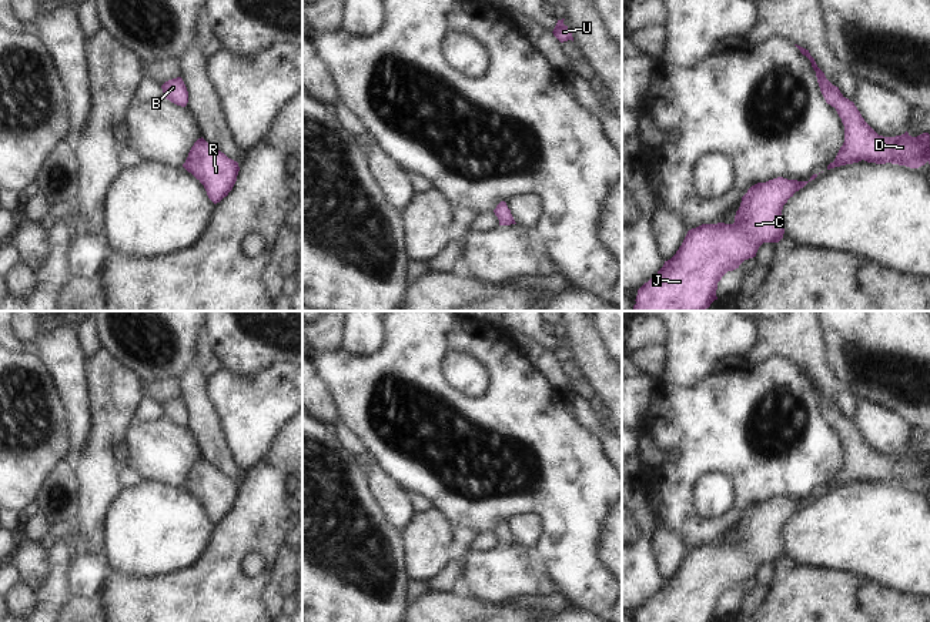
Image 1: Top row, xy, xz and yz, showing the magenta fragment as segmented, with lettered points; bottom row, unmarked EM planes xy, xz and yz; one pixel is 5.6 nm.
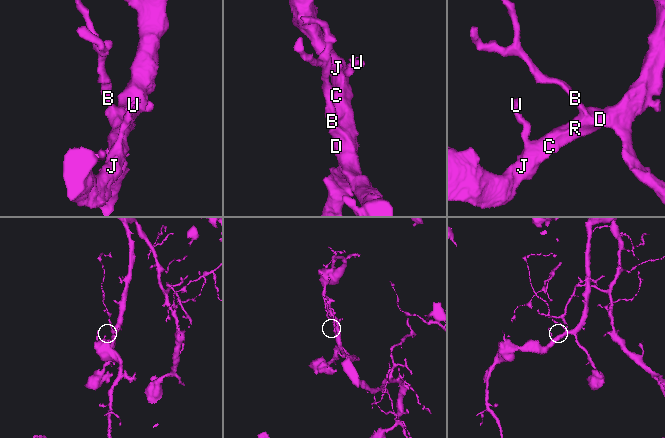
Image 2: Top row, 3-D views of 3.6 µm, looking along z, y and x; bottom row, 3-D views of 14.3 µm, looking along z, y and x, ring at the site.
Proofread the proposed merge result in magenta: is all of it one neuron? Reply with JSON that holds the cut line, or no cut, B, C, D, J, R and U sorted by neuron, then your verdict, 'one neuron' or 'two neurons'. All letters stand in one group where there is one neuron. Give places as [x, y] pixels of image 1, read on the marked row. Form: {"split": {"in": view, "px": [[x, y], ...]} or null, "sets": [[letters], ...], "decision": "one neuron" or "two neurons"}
{"split": null, "sets": [["B", "C", "D", "J", "R", "U"]], "decision": "one neuron"}

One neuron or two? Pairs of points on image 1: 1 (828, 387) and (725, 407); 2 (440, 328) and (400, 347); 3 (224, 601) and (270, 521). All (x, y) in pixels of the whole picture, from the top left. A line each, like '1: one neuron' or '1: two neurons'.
1: two neurons
2: one neuron
3: one neuron

